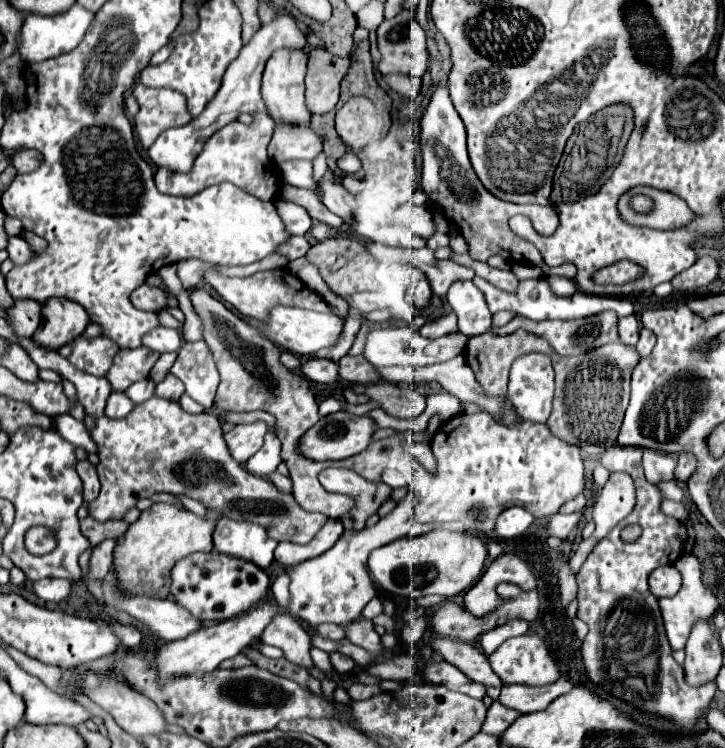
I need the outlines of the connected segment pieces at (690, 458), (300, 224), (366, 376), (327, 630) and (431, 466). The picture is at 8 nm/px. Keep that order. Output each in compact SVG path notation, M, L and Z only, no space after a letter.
M679 454L677 468L675 468L675 480L685 482L697 468L697 460L693 454Z
M283 198L277 200L277 210L279 210L279 216L283 218L285 222L285 228L287 232L293 236L293 234L305 234L309 232L309 228L313 226L313 220L309 216L309 212L299 206L299 204L293 204L293 202L287 202Z
M343 356L339 360L339 378L353 384L375 384L379 382L379 374L375 366L371 366L363 356Z
M321 624L315 628L315 632L319 632L325 638L333 638L333 640L345 640L345 628L337 626L337 624Z
M409 438L409 440L407 440L407 452L409 452L411 456L415 456L425 470L429 470L431 474L437 472L437 462L435 462L435 456L433 456L429 444L419 444L419 442L413 442L413 440Z

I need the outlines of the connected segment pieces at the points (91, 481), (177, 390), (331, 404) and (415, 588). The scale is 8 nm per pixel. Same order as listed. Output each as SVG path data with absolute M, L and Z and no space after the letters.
M88 460L77 461L75 466L77 474L79 474L83 486L83 498L85 498L85 504L93 502L93 498L97 498L99 494L99 478L97 478L97 472L95 472L95 466Z
M169 374L165 376L163 382L159 382L155 386L155 396L157 398L165 398L165 400L173 400L173 402L179 402L183 392L185 392L183 384L175 376L169 376Z
M327 398L327 400L323 400L321 406L319 406L319 414L321 414L321 416L327 416L327 414L333 414L333 412L337 412L337 410L341 410L341 408L343 408L343 404L341 404L339 400Z
M433 530L421 536L399 538L379 550L373 550L367 566L375 582L389 594L411 598L441 594L453 598L477 582L483 572L485 558L487 548L477 536L469 536L467 532Z

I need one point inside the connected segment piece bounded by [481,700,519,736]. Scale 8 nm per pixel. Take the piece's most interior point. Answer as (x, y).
(498, 718)

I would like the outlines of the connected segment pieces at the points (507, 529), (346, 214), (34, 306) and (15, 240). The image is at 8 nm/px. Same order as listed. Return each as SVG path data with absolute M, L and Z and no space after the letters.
M511 506L497 516L495 534L501 538L515 538L515 536L521 536L533 522L535 518L525 508Z
M319 178L319 186L323 190L323 204L341 218L351 220L355 212L355 198L345 190L345 186L335 178Z
M19 298L7 312L9 324L13 324L17 336L33 336L41 326L41 308L43 304L33 298Z
M11 236L9 238L7 252L9 252L9 258L13 260L13 264L23 264L31 256L31 248L25 240L21 240L21 236Z

